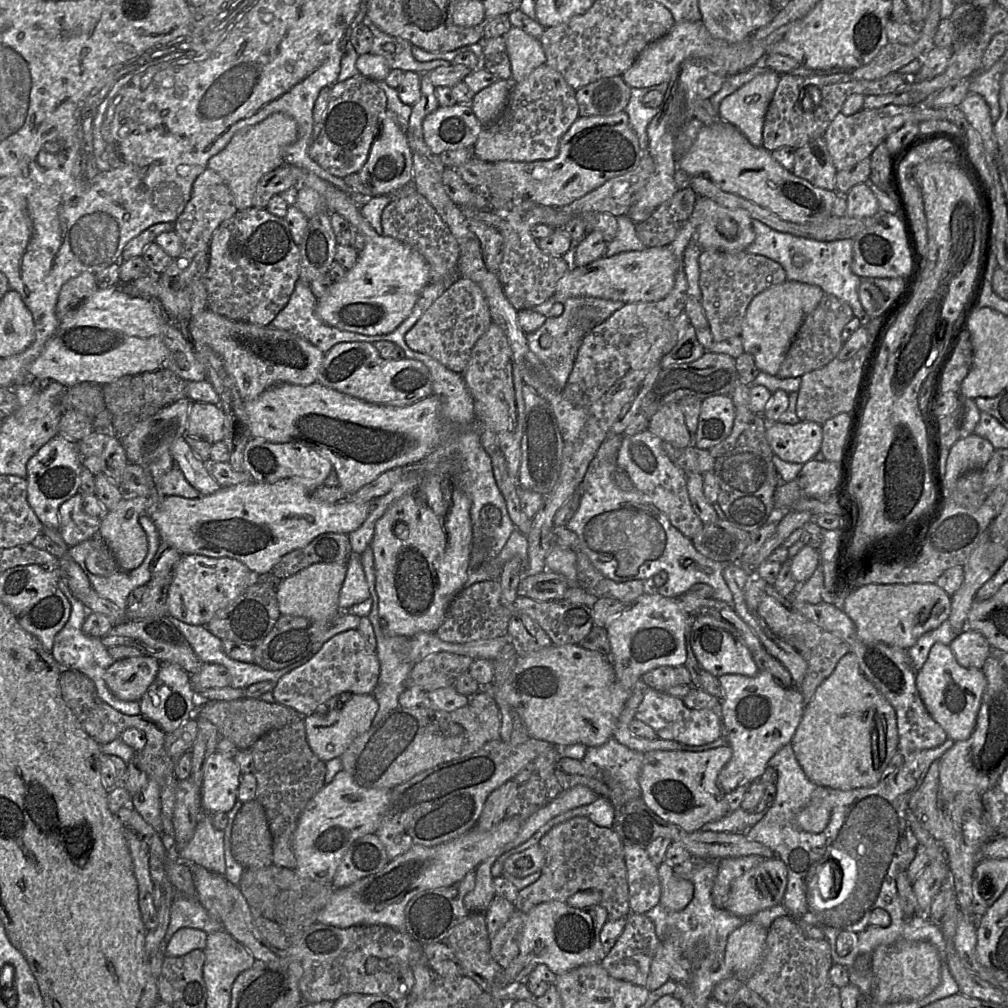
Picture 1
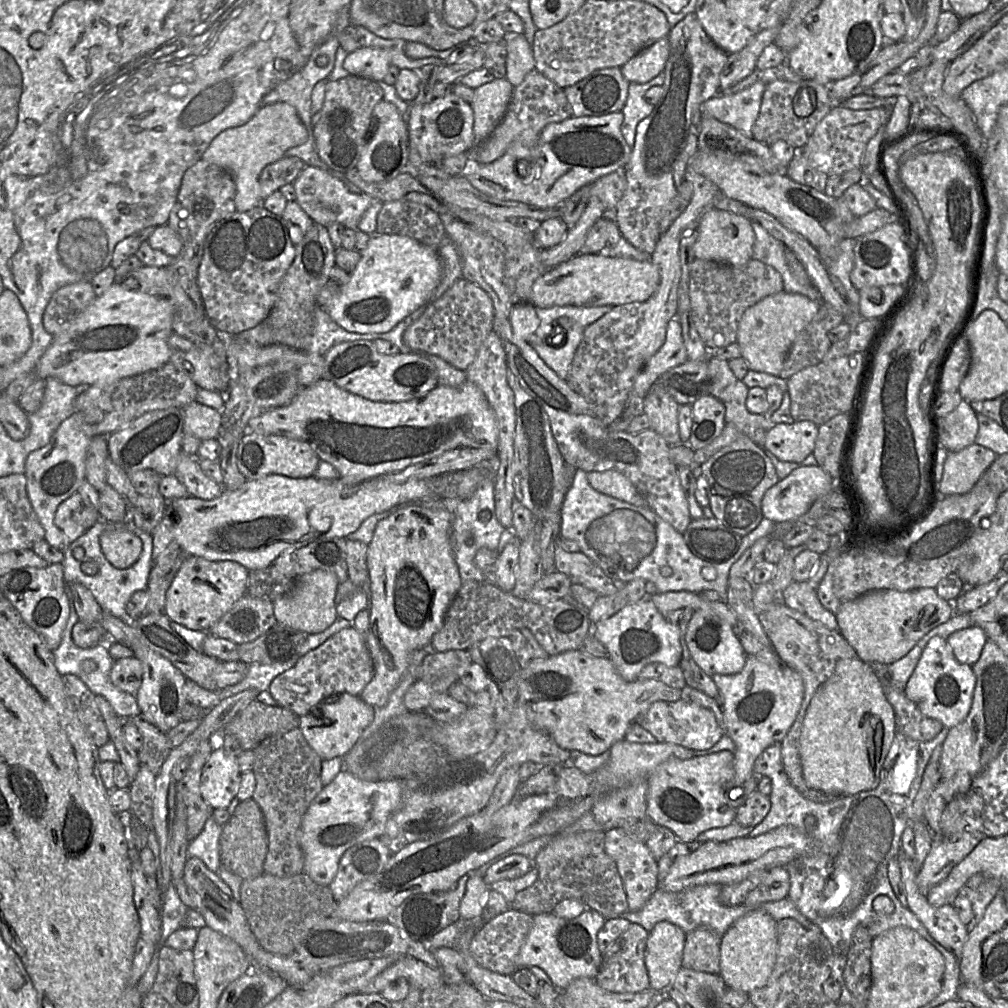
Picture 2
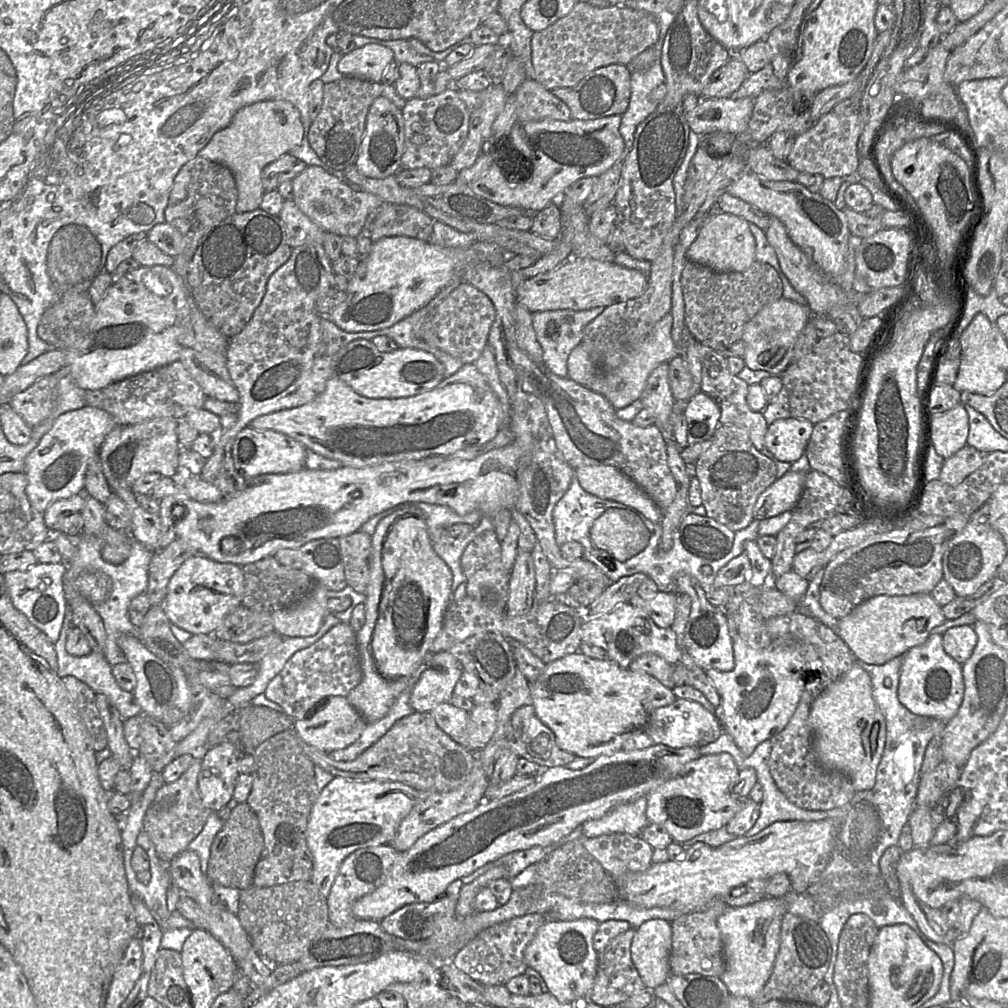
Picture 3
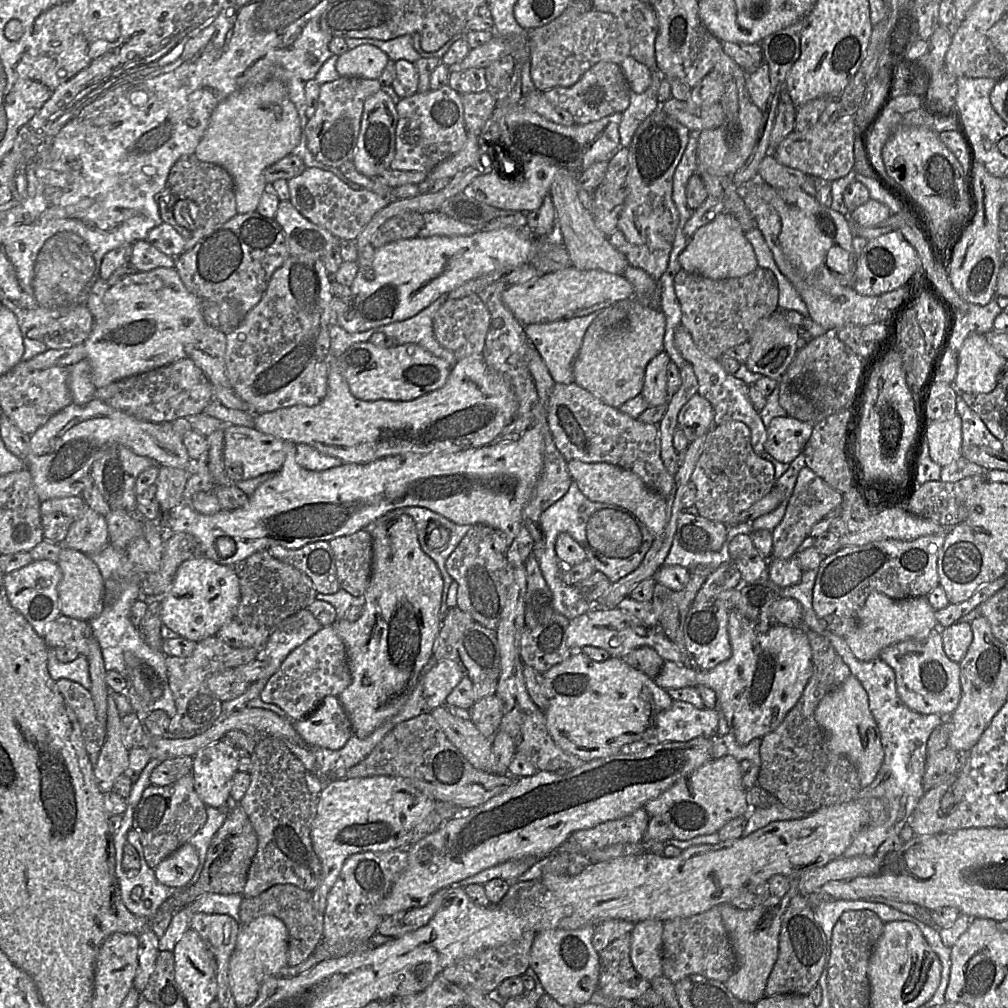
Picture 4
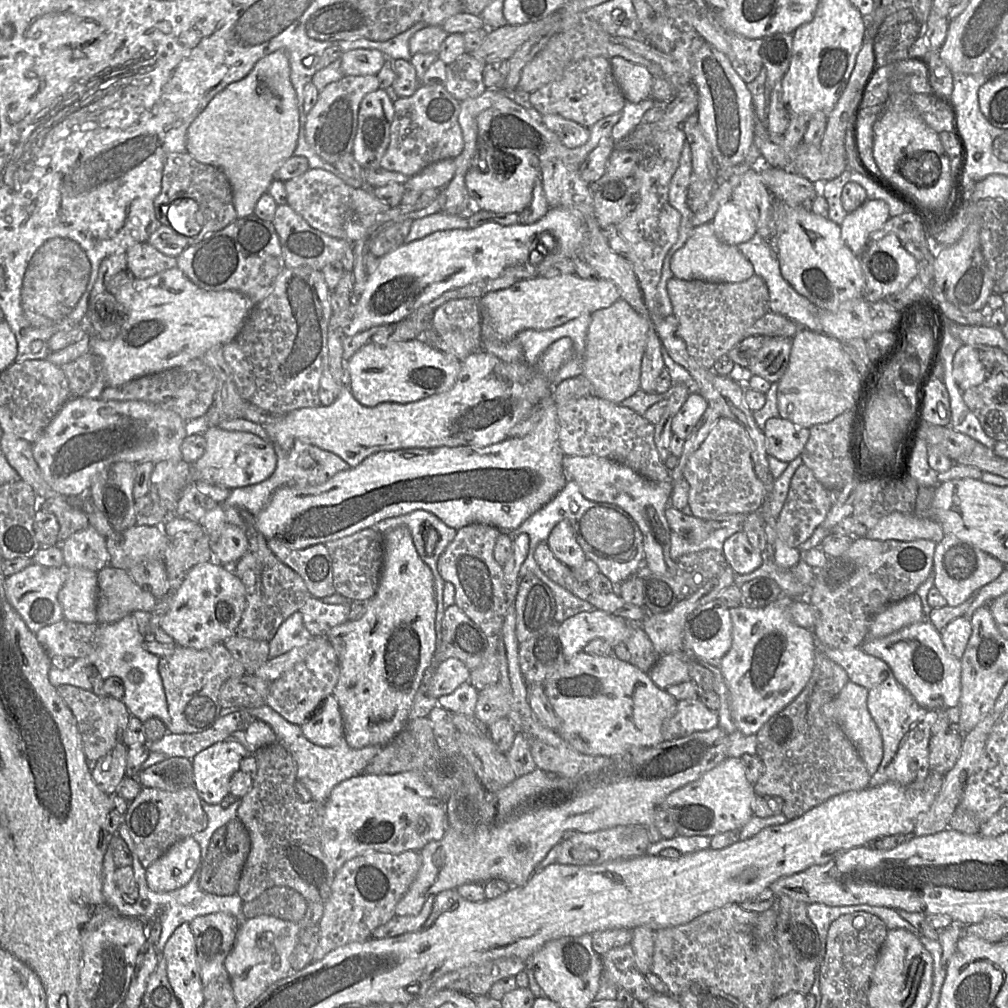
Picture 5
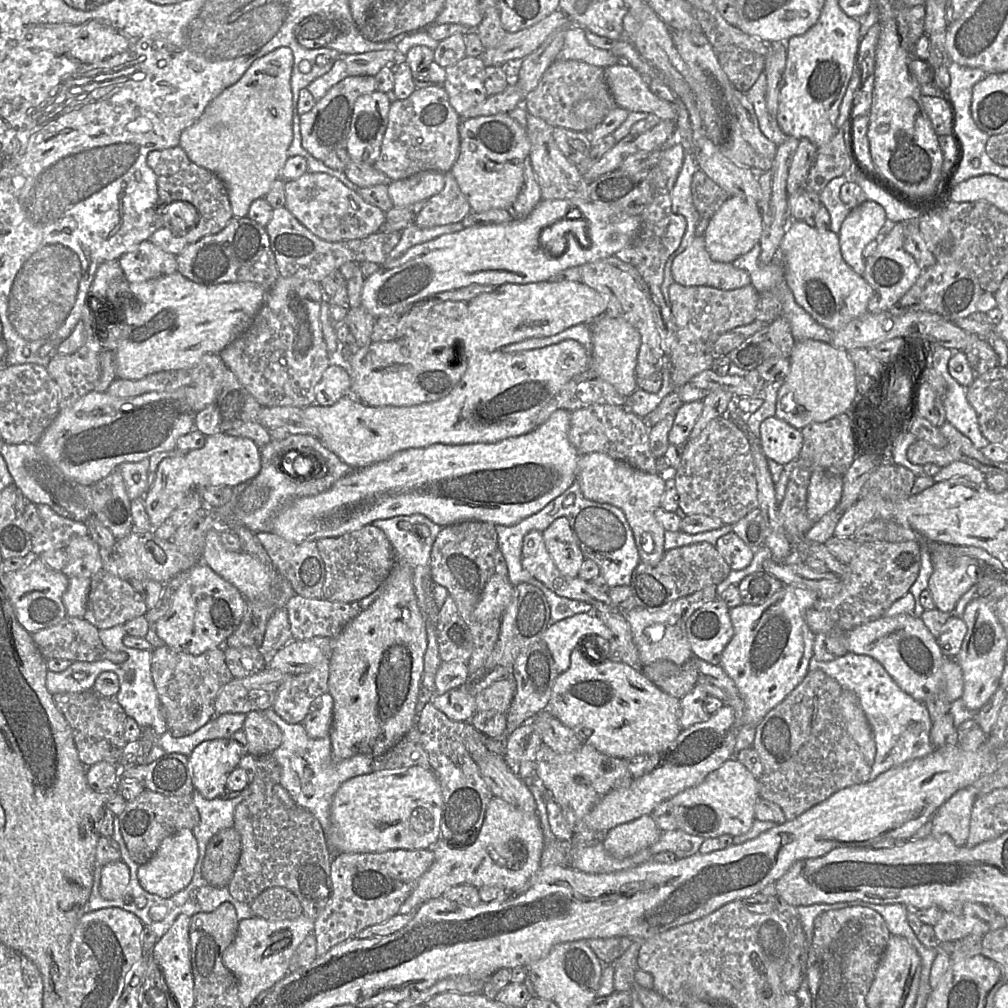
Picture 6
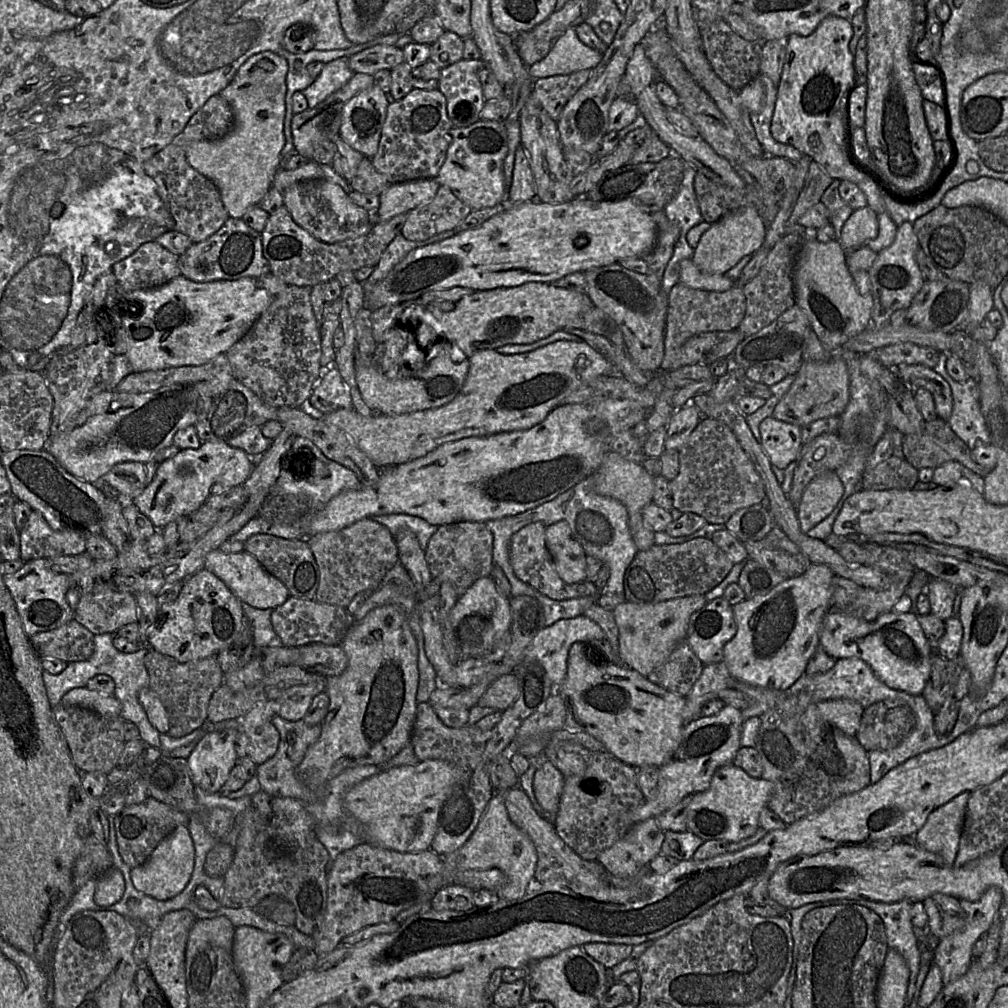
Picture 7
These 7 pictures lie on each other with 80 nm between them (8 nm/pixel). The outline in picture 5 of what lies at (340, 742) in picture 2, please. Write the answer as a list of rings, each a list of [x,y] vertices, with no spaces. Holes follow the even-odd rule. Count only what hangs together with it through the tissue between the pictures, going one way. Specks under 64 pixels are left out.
[[[333,695],[319,701],[309,715],[309,720],[301,726],[301,730],[310,742],[321,747],[331,747],[343,738],[343,718]]]

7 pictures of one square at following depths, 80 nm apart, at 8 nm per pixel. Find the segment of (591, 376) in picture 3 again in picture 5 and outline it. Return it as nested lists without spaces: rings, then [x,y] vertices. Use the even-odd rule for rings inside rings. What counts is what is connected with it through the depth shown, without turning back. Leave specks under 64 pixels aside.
[[[622,299],[592,314],[582,374],[591,382],[594,396],[621,404],[640,389],[641,362],[649,327],[650,322]]]

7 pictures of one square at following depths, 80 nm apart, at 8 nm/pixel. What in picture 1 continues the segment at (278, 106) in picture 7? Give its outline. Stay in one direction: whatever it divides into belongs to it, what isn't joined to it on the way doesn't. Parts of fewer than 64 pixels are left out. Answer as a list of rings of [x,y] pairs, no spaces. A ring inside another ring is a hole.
[[[274,113],[260,123],[235,134],[223,150],[209,159],[207,167],[218,173],[227,184],[238,211],[245,210],[253,207],[253,196],[259,180],[284,164],[284,151],[297,138],[297,122],[286,114]]]

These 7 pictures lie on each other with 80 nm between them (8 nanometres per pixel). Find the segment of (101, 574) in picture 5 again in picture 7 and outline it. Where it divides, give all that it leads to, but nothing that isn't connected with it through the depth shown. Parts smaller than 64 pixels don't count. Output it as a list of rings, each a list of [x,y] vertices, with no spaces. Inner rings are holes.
[[[96,579],[92,589],[81,596],[72,619],[83,625],[94,635],[115,634],[122,626],[137,622],[139,619],[136,597],[129,592],[117,591],[102,580]]]

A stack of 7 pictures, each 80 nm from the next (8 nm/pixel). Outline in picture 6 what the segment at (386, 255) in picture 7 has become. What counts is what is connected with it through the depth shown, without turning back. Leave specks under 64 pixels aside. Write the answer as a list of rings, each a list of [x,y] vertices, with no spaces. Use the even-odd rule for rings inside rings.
[[[461,222],[435,226],[432,228],[420,228],[415,224],[410,224],[401,231],[399,243],[389,253],[385,262],[399,258],[408,249],[415,245],[427,242],[443,234],[454,233],[463,229],[464,226]]]

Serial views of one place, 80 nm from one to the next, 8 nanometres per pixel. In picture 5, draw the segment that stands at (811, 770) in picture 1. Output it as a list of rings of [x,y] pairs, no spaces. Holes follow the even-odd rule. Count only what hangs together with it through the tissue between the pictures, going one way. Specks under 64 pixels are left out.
[[[848,681],[836,697],[823,706],[822,713],[835,722],[853,743],[871,777],[883,758],[883,744],[880,732],[867,707],[866,689]]]

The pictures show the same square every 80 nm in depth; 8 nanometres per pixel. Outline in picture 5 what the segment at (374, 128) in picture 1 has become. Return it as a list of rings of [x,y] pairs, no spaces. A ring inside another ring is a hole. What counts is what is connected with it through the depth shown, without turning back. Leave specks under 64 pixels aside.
[[[375,75],[343,76],[320,92],[315,106],[306,115],[305,138],[324,162],[333,165],[344,155],[352,153],[361,101],[378,89],[379,81]]]

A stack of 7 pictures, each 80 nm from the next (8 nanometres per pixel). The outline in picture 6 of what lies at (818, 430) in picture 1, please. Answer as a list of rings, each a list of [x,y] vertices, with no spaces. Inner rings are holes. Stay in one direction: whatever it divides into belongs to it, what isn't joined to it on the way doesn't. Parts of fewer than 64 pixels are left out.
[[[774,416],[761,423],[760,433],[761,448],[768,459],[784,466],[799,458],[803,446],[801,429]]]

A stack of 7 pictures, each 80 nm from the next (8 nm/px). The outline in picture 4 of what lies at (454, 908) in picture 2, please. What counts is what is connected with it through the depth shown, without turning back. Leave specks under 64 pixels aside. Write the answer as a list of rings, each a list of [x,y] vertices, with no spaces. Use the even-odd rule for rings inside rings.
[[[451,887],[436,892],[423,907],[412,908],[383,918],[377,933],[391,938],[401,937],[428,924],[444,904]]]

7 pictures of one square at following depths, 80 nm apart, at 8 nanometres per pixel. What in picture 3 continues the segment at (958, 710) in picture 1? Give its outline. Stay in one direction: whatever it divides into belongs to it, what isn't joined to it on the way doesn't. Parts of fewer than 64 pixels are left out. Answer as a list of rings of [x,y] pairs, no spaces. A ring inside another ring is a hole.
[[[930,634],[921,645],[901,656],[898,699],[911,713],[948,722],[958,712],[964,696],[962,665],[943,649],[943,636]]]

